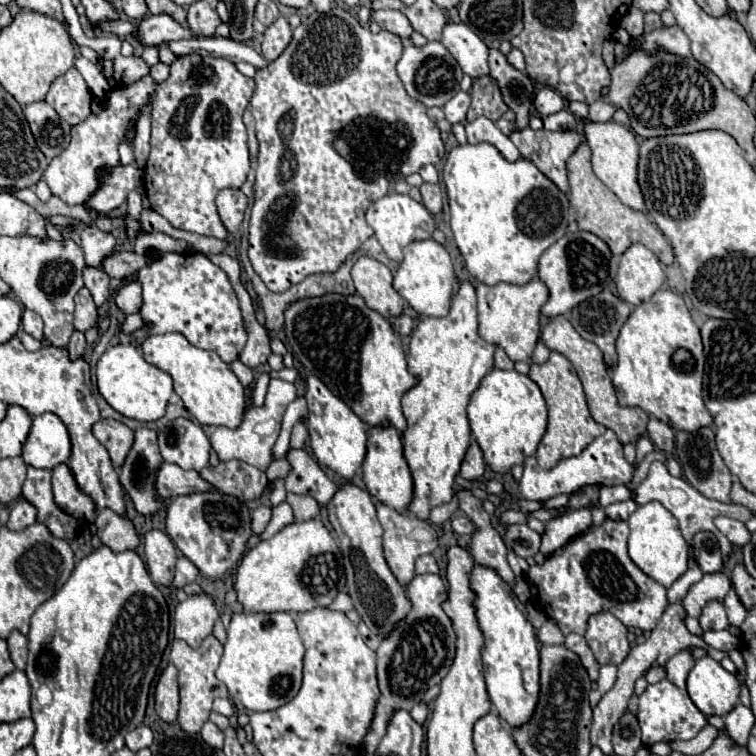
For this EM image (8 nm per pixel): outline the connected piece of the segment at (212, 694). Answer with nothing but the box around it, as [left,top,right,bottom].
[170,635,228,733]

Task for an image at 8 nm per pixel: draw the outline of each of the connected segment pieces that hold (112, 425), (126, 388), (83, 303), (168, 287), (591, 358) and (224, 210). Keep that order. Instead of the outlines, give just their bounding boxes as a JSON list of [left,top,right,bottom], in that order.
[[94,419,134,469],[96,345,172,421],[74,287,96,331],[138,249,248,365],[542,317,648,445],[216,189,248,233]]

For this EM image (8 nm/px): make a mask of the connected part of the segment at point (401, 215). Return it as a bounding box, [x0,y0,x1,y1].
[366,193,436,263]

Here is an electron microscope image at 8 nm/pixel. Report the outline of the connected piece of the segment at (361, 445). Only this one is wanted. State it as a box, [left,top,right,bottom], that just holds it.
[304,375,366,479]

